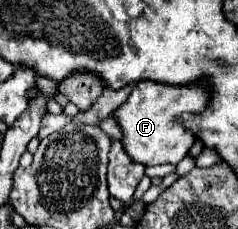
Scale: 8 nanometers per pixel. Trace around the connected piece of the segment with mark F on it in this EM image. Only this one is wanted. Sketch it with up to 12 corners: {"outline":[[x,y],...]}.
{"outline":[[140,81],[114,111],[126,153],[180,163],[194,135],[184,113],[210,105],[210,85]]}

